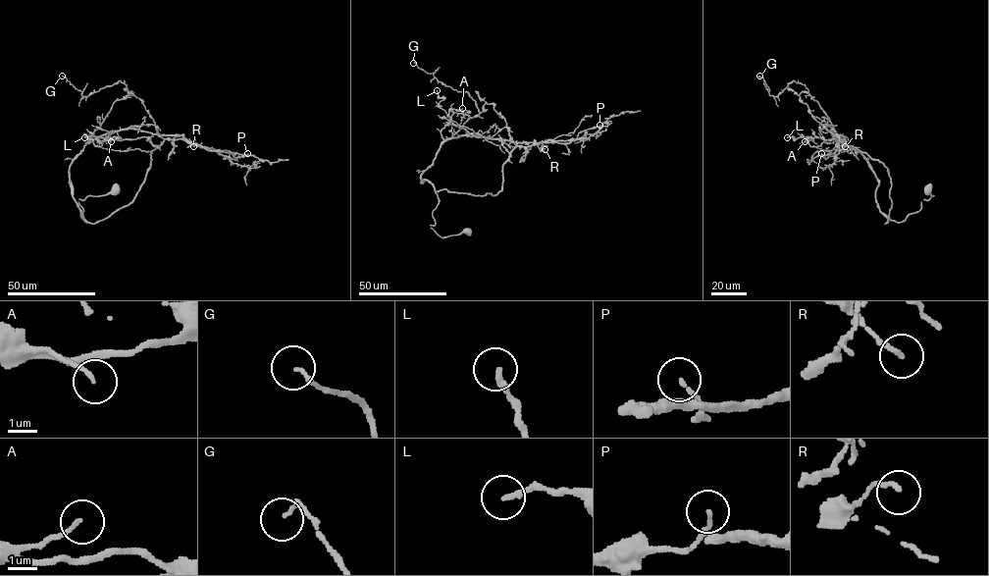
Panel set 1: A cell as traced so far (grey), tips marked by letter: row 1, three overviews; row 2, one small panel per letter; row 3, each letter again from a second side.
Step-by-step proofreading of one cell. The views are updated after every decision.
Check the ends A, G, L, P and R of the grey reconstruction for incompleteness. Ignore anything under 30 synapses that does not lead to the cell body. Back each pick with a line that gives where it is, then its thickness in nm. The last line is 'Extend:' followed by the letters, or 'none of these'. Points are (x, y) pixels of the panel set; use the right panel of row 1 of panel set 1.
Extend: none of these

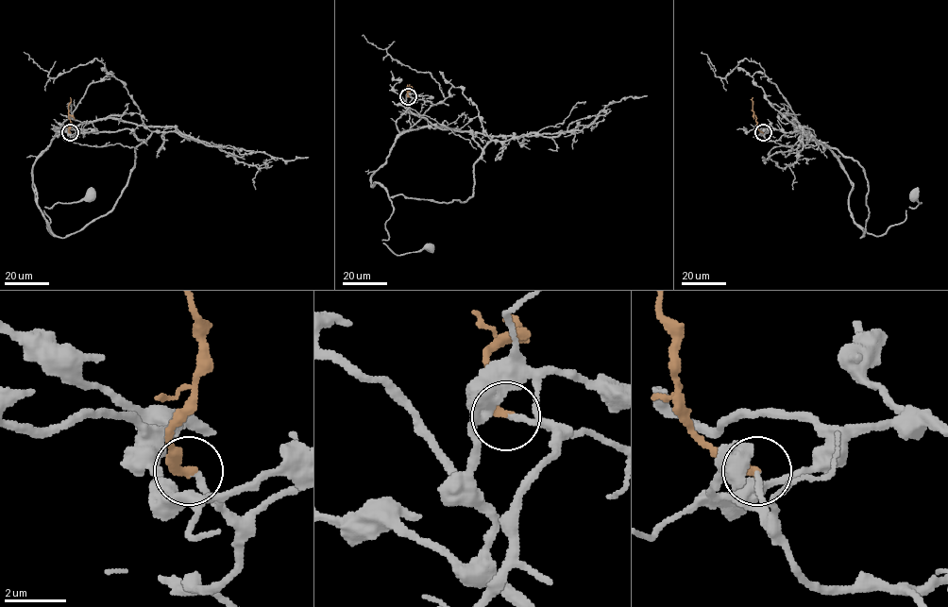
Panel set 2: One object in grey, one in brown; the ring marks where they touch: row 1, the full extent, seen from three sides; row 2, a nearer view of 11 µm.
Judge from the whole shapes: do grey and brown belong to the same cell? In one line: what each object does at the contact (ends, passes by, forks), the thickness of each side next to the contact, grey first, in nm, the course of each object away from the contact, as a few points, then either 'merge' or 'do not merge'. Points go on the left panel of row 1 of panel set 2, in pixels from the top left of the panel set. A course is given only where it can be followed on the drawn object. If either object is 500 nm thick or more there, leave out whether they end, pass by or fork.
grey ends there; brown ends there; 190 nm thick on the grey side, 360 nm on the other; grey runs (70, 132), (71, 141), (58, 133), (32, 166), (38, 208), (55, 235), (48, 230), (44, 208), (93, 195); brown runs (70, 132), (70, 97); merge

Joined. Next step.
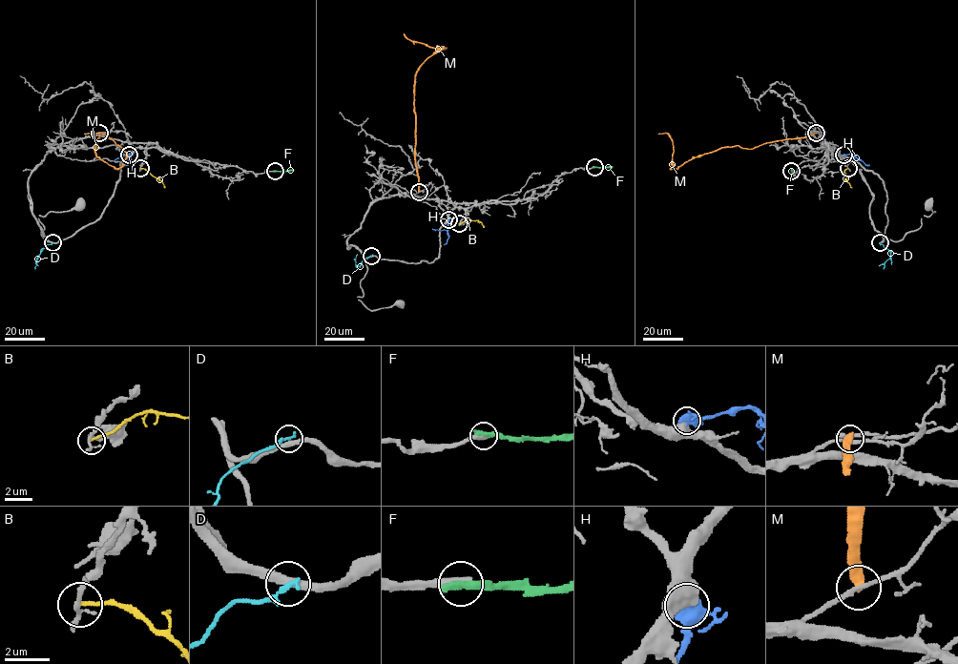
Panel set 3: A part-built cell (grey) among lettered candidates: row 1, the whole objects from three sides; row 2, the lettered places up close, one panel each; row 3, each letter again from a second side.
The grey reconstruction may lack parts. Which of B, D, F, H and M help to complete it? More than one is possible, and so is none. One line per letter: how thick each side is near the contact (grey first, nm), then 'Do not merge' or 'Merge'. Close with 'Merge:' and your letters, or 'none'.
B: Thickness 150 nm (grey) against 160 nm. Do not merge
D: Thickness 360 nm (grey) against 260 nm. Do not merge
F: Thickness 380 nm (grey) against 440 nm. Do not merge
H: Thickness 800 nm (grey) against 550 nm. Do not merge
M: Thickness 190 nm (grey) against 440 nm. Do not merge
Merge: none

